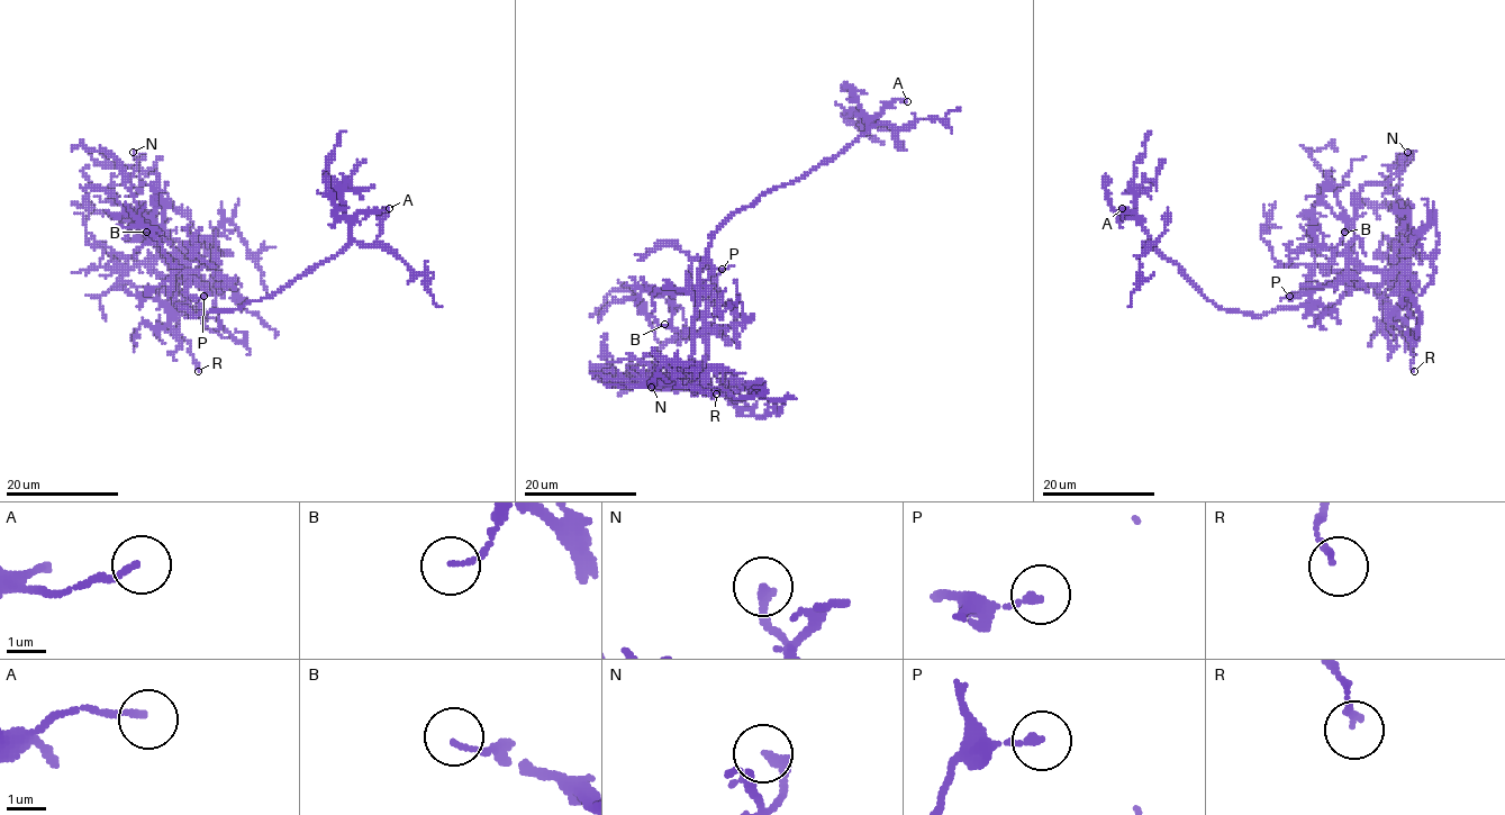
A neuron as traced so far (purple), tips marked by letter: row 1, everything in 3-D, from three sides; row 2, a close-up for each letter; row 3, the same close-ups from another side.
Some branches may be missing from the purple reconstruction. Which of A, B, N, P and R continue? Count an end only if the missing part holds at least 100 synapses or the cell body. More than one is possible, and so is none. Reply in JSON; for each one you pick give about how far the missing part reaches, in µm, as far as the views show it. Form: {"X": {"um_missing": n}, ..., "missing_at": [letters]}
{"missing_at": []}

